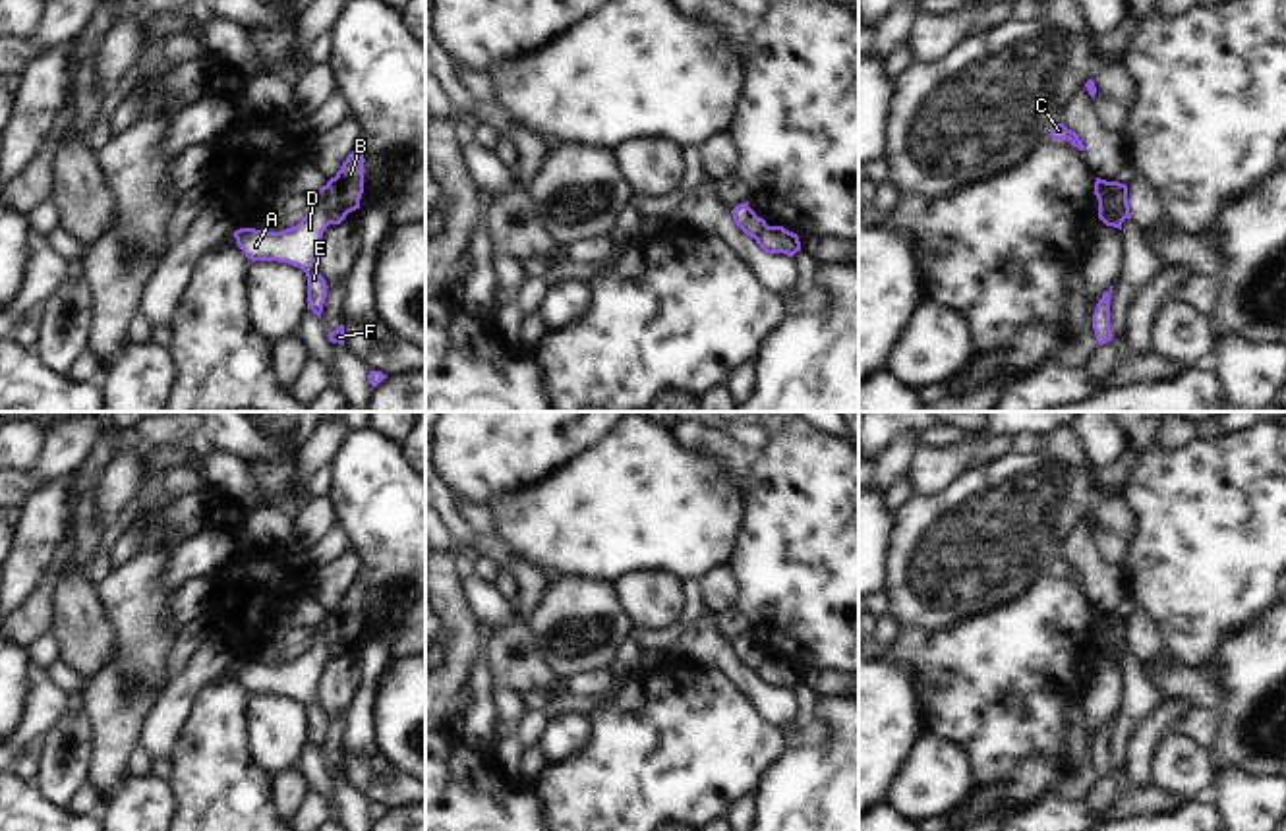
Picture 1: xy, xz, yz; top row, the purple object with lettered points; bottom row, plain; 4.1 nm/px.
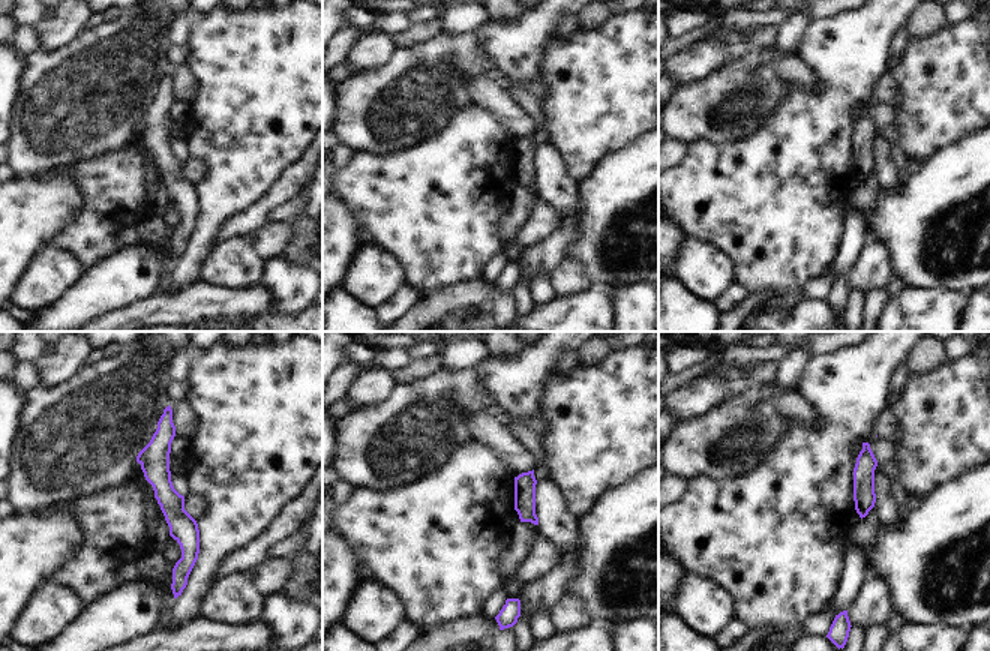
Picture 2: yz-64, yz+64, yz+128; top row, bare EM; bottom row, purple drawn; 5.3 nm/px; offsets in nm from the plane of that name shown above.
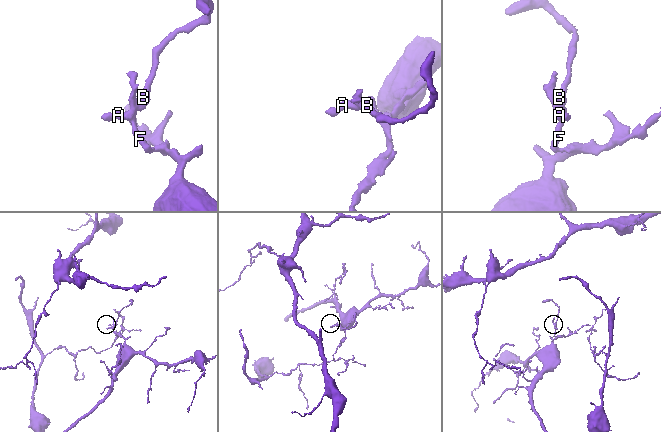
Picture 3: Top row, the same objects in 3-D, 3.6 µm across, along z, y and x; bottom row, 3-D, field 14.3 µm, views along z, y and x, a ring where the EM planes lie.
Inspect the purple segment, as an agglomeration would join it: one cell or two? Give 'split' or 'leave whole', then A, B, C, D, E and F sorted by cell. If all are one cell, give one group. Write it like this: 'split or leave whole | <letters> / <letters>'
split | A C D E F / B

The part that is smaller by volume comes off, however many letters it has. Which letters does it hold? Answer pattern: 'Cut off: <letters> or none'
Cut off: B

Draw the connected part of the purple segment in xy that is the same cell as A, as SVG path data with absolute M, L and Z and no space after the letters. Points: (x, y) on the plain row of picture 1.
M323 618L311 624L311 642L296 659L280 665L240 661L234 665L234 671L244 688L251 694L278 694L300 700L307 709L307 742L321 752L329 719L317 703L315 688L329 657Z

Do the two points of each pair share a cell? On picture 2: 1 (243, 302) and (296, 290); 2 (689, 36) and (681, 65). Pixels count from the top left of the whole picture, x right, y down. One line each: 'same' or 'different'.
1: different
2: different

